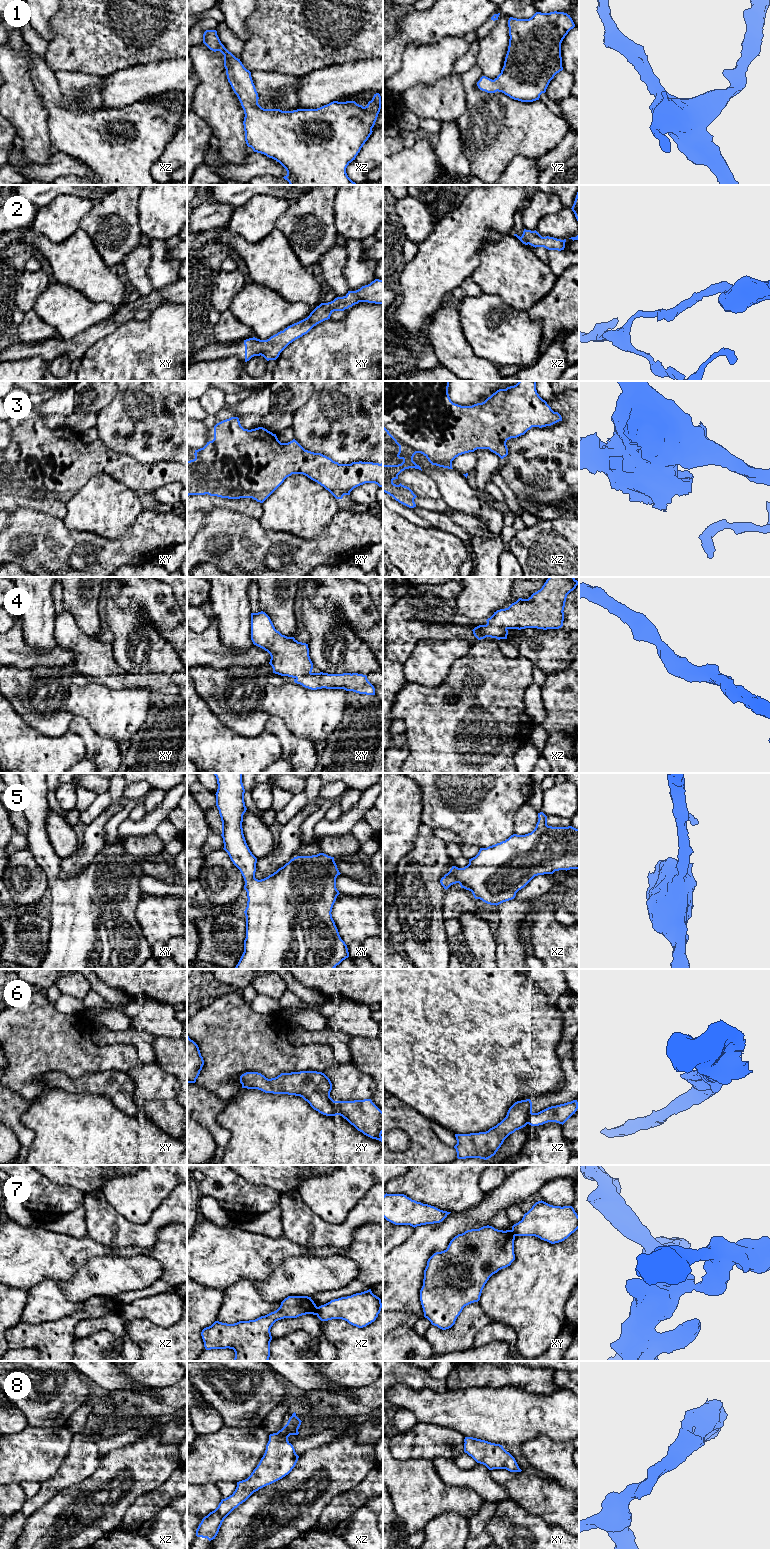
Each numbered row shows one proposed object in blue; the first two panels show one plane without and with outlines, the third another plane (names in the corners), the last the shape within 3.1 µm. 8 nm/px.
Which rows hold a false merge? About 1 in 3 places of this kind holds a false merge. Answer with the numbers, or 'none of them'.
6, 7

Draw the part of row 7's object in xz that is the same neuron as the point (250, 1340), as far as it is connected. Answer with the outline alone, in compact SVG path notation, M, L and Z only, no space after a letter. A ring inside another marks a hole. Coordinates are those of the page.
M288 1296L280 1307L265 1316L255 1320L239 1321L234 1324L215 1321L211 1326L202 1330L201 1336L206 1350L233 1349L235 1358L233 1361L268 1361L270 1357L270 1342L272 1340L270 1329L273 1324L284 1318L297 1318L306 1314L316 1315L318 1307L308 1296Z

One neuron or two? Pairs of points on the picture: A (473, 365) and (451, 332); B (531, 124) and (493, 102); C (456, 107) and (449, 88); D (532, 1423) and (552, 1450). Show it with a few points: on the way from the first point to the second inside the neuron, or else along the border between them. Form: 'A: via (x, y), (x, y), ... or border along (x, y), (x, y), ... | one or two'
A: via (465, 357), (451, 343), (451, 340) | one
B: via (522, 124), (515, 124), (502, 111) | one
C: via (451, 102), (449, 100), (449, 93) | one
D: border along (564, 1441), (536, 1436), (520, 1446) | two

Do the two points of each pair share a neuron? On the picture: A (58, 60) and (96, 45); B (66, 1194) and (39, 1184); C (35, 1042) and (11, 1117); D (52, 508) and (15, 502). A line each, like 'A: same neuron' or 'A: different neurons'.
A: same neuron
B: same neuron
C: different neurons
D: same neuron

